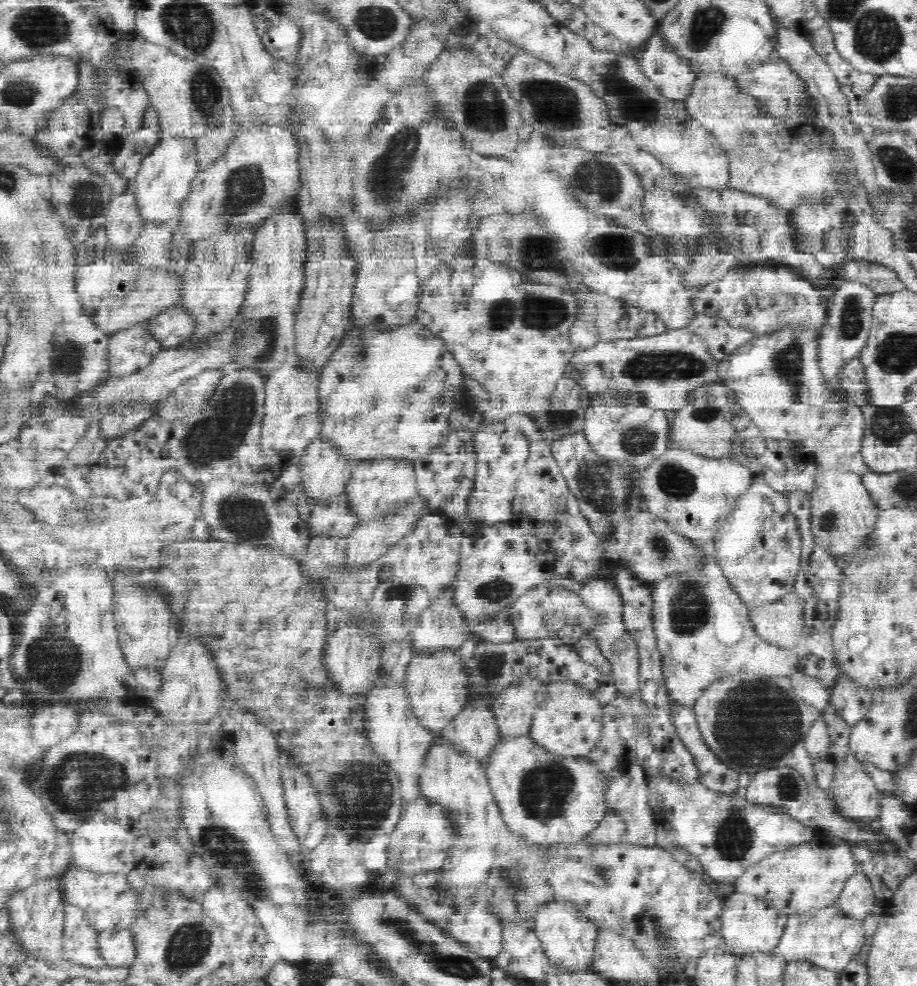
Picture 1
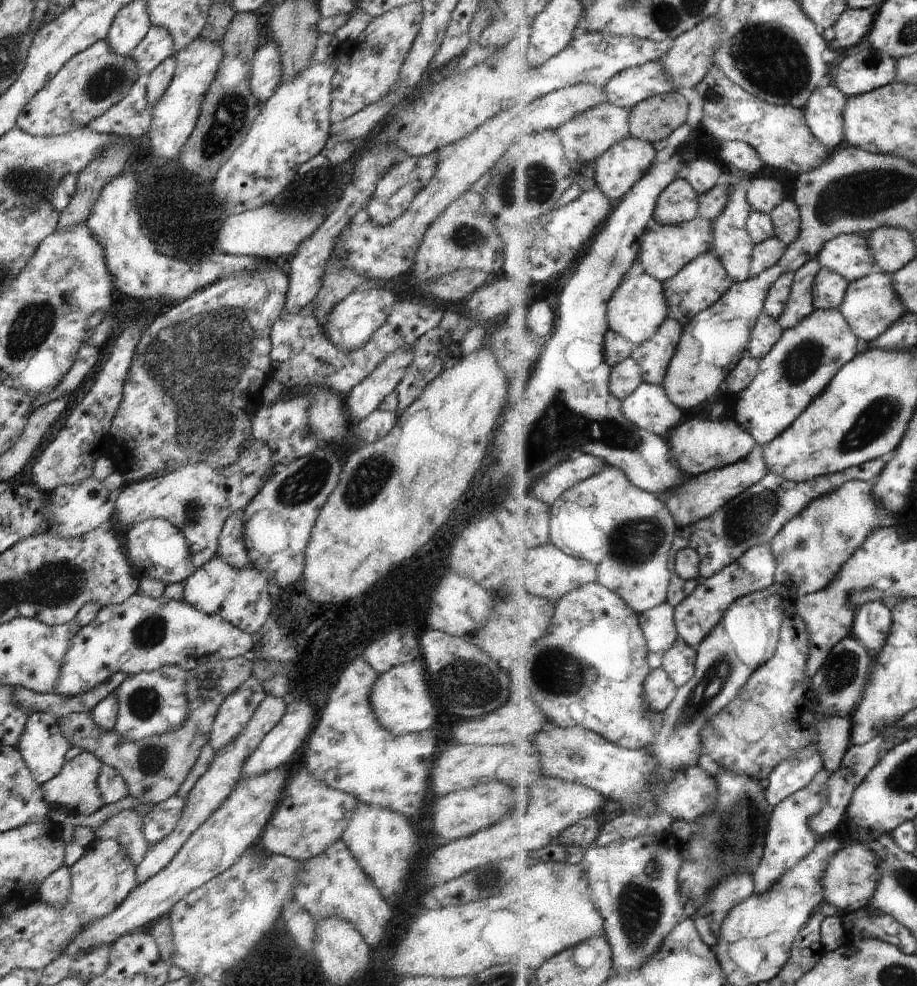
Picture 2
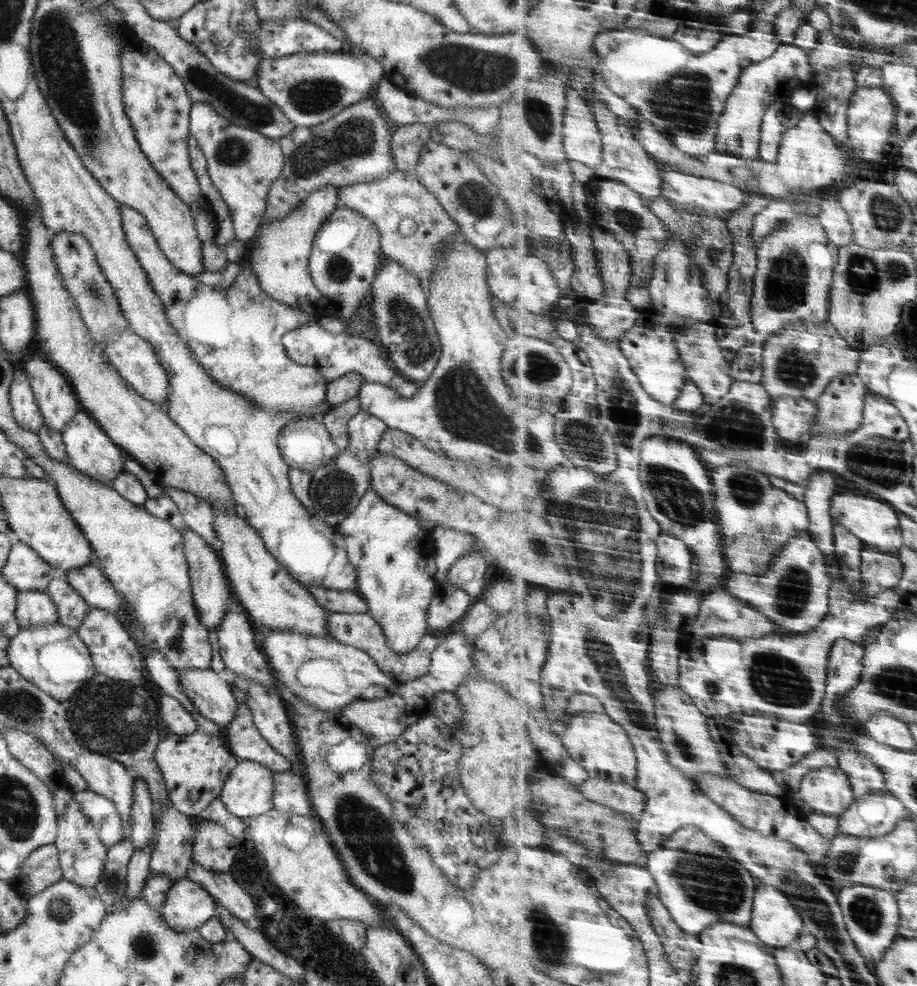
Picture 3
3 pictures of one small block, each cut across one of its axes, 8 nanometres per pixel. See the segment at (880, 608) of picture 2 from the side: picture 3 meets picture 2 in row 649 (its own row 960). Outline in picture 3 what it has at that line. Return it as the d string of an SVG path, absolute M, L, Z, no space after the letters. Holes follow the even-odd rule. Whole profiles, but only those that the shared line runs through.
M857 886L857 888L843 888L839 892L842 912L845 912L845 923L849 934L856 942L857 950L865 960L874 967L884 959L885 952L893 946L893 942L900 936L899 914L900 908L891 892L871 886ZM863 920L863 922L857 922ZM871 920L871 922L865 922Z

